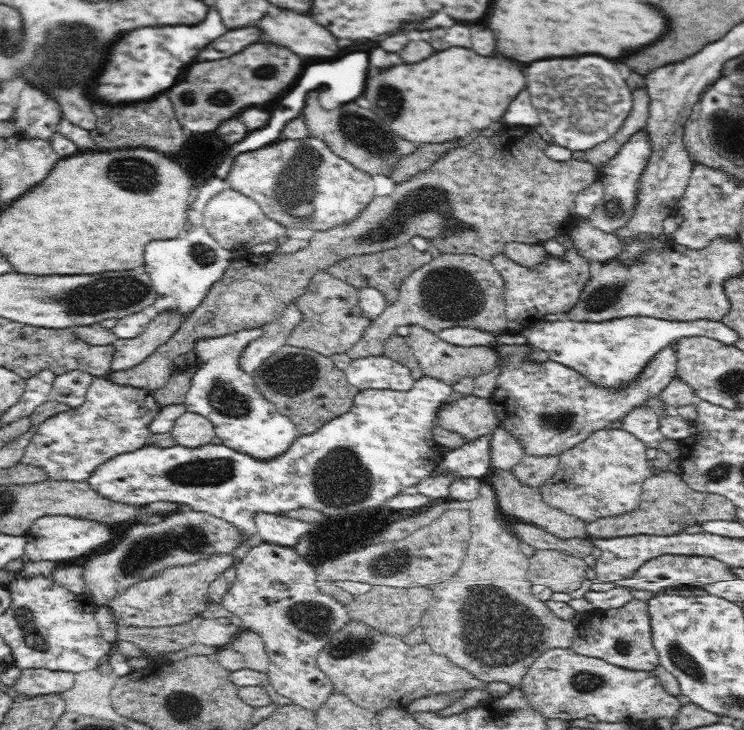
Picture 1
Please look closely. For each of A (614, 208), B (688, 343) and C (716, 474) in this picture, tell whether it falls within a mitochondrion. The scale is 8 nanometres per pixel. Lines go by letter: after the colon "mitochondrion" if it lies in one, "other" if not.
A: mitochondrion
B: other
C: mitochondrion

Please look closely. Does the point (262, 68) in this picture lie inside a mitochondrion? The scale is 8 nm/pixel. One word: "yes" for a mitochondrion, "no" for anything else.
yes

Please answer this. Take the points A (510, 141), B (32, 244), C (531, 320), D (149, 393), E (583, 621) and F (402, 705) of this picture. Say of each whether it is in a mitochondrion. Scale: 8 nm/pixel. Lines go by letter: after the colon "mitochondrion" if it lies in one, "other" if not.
A: other
B: other
C: other
D: other
E: other
F: other

